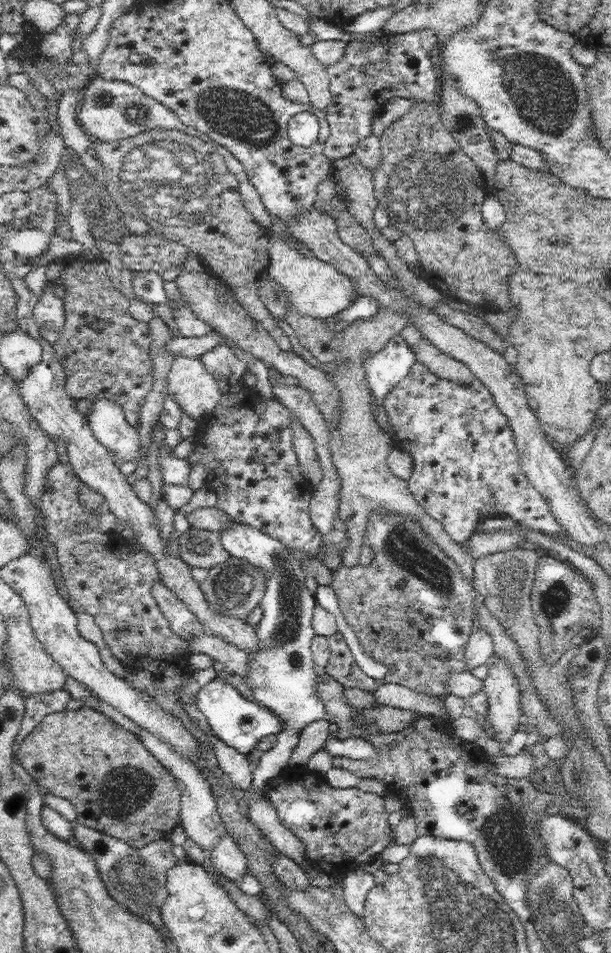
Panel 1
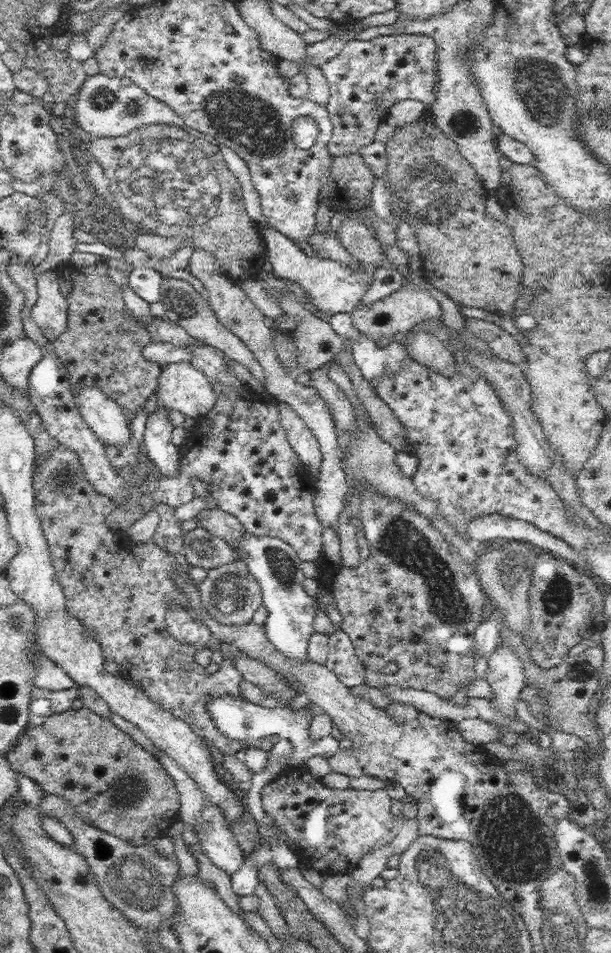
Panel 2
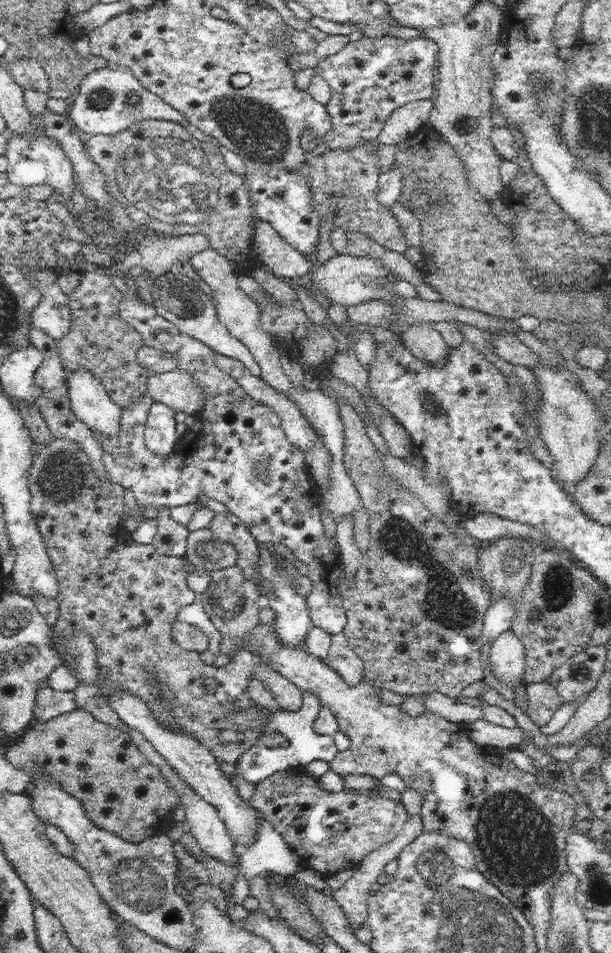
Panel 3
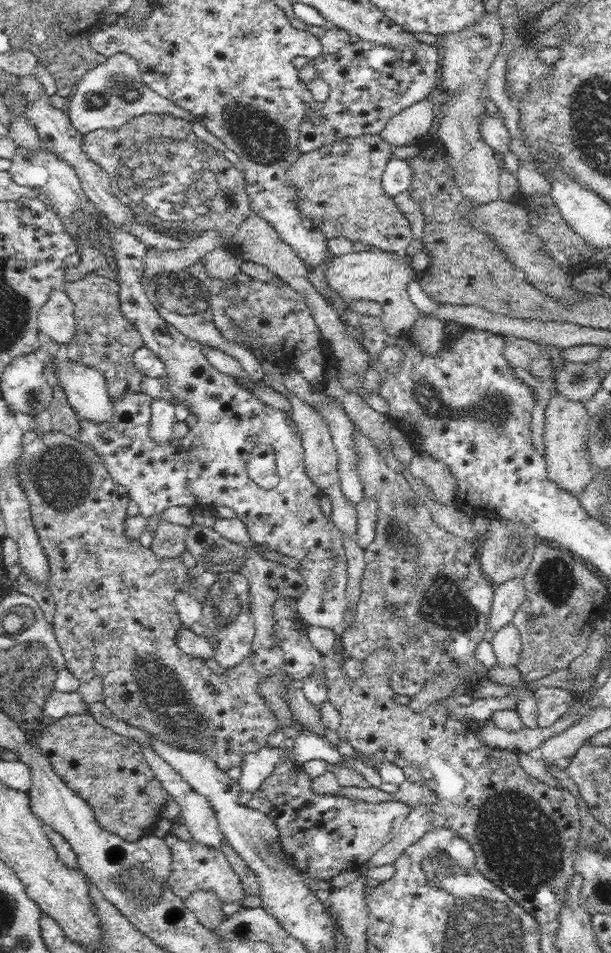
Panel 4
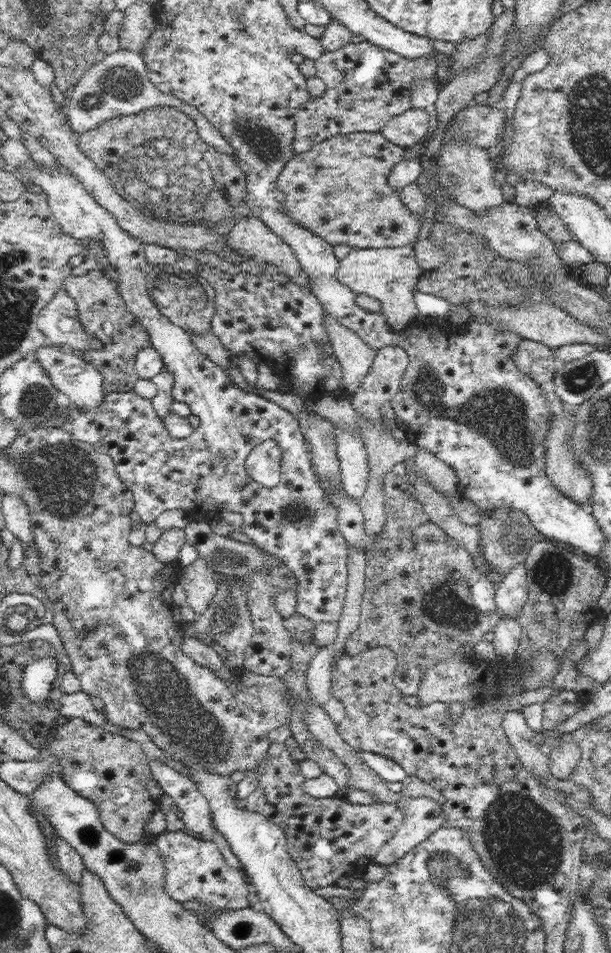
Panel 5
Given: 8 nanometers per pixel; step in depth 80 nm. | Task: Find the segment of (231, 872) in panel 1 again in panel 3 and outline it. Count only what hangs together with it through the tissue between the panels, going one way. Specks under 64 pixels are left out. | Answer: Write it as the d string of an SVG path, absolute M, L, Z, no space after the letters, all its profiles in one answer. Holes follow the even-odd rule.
M130 729L127 732L131 736L131 739L137 744L139 751L150 761L150 763L160 767L162 775L166 777L168 785L174 787L174 791L180 795L180 804L184 807L185 810L185 820L188 822L192 836L197 840L197 843L200 844L201 849L205 854L209 854L212 858L216 860L223 860L224 862L233 863L236 861L234 857L239 851L237 847L234 846L234 841L230 839L230 833L226 831L226 825L219 818L217 814L216 807L209 802L206 802L199 794L196 794L193 791L193 788L186 782L184 782L178 775L177 771L172 768L168 761L150 744L150 741L137 730Z

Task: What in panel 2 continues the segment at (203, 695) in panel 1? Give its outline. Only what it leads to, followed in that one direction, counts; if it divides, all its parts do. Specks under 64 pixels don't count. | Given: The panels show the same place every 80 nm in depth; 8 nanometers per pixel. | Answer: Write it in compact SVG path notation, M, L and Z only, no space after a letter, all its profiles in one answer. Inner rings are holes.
M223 694L222 696L211 698L207 702L207 707L218 730L232 740L243 742L245 749L250 748L256 740L260 740L264 736L278 734L278 736L288 739L292 743L292 754L288 758L288 765L304 763L310 757L316 755L324 756L324 758L330 760L340 750L340 743L331 734L320 738L320 740L311 738L309 735L309 724L315 714L312 708L303 708L304 703L310 703L307 697L304 697L294 710L289 708L280 712L278 708L267 708L266 706L261 706L260 703L256 704L244 699L238 699L238 697L230 694Z

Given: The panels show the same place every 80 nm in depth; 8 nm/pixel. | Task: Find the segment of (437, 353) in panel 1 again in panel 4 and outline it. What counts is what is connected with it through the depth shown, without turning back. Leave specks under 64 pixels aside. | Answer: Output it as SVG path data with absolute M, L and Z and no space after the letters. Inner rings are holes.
M420 316L411 329L410 341L416 344L426 354L437 354L444 346L448 336L443 332L444 322L436 317Z

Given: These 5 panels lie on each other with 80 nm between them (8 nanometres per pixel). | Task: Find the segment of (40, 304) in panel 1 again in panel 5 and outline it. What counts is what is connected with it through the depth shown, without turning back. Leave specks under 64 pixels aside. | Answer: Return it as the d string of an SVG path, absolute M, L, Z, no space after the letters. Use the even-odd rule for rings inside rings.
M60 288L54 298L40 310L36 322L49 345L68 345L74 351L100 348L100 342L92 339L78 318L74 299Z

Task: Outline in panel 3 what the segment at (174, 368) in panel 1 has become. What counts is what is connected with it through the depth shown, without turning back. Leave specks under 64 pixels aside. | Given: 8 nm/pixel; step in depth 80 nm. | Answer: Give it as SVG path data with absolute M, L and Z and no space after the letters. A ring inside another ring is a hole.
M166 371L151 375L146 382L147 392L156 402L163 402L175 411L181 410L187 416L201 411L206 397L198 387L194 375L186 371Z

